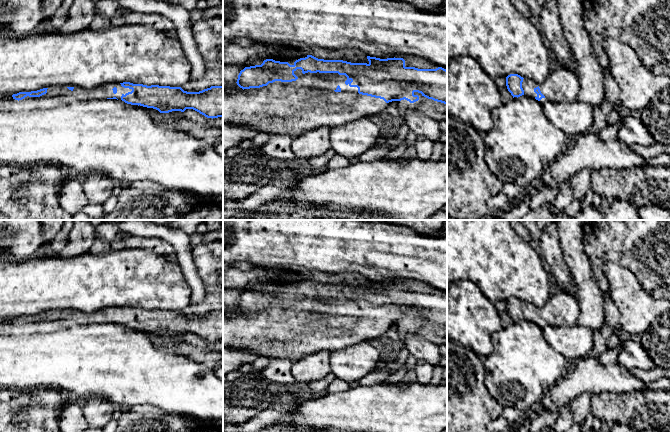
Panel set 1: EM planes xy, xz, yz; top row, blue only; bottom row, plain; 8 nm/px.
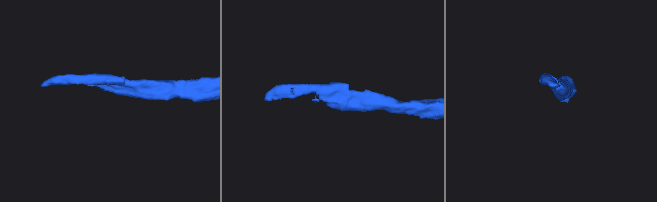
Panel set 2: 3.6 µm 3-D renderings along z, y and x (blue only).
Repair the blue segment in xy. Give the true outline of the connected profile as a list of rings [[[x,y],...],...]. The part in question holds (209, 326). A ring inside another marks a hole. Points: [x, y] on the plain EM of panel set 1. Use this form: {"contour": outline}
{"contour": [[[120,307],[132,315],[122,318],[127,328],[153,332],[160,337],[184,336],[193,333],[207,342],[223,341],[223,310],[211,310],[199,316],[187,316],[181,311]]]}

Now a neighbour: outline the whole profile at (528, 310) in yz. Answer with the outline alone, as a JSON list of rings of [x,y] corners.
[[[524,302],[522,306],[524,319],[531,321],[531,322],[537,321],[537,318],[534,316],[534,313],[538,310],[539,308],[535,307],[534,305]]]

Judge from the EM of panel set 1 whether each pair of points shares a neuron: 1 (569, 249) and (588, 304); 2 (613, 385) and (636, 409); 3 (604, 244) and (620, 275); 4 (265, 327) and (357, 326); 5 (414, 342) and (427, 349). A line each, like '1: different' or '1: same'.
1: same
2: different
3: different
4: same
5: same

